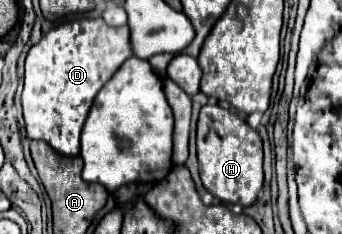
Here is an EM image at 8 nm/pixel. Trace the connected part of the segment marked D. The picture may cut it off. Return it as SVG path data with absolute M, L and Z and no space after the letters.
M81 18L49 30L25 58L23 118L31 140L47 142L63 156L79 154L79 136L95 94L119 66L133 56L129 28L107 26L101 18Z

